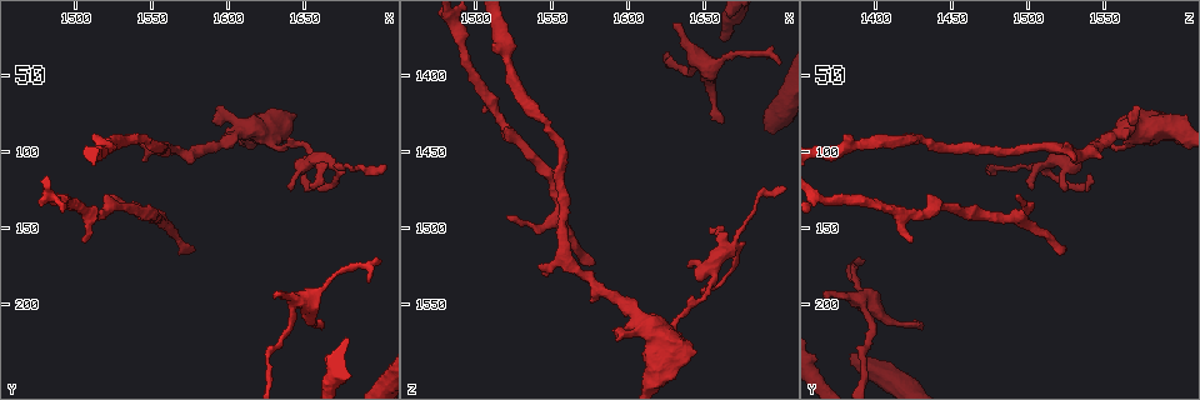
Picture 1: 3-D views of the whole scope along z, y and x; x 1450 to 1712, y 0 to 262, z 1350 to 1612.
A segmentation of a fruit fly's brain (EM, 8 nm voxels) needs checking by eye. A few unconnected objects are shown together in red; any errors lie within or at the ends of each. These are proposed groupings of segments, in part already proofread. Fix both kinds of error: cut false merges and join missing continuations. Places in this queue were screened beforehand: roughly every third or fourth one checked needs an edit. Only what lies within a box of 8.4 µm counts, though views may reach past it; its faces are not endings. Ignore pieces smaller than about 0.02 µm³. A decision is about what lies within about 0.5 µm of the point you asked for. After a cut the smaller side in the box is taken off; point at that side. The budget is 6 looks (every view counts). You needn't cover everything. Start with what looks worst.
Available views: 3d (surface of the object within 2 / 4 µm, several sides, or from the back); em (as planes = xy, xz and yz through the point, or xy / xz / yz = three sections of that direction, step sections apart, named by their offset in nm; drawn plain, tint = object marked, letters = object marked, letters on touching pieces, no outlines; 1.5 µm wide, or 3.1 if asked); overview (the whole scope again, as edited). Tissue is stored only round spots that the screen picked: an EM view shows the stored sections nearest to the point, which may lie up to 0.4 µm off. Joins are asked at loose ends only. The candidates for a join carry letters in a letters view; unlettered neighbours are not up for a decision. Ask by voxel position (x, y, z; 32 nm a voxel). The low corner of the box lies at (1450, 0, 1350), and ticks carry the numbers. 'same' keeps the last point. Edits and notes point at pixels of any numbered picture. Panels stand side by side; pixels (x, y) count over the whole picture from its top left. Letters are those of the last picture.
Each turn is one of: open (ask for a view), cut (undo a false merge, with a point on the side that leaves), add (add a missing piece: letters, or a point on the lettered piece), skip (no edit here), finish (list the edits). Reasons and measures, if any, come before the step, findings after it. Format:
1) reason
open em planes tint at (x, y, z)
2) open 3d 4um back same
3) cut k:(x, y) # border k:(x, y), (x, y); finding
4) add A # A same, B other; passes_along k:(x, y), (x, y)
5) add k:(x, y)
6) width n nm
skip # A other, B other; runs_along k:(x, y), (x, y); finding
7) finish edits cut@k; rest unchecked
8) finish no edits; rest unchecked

thin end
open 3d 4um back at (1642, 126, 1526)

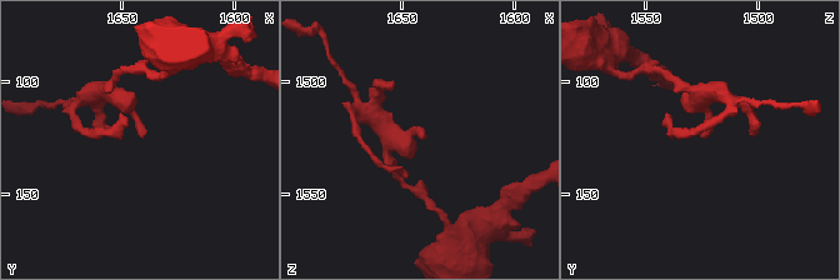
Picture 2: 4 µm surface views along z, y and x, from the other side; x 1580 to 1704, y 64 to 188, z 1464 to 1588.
shape alone is not enough
open em planes letters at (1642, 125, 1525)

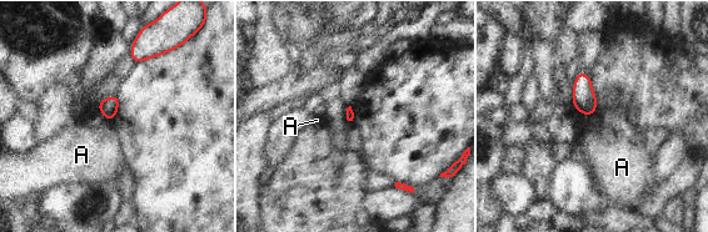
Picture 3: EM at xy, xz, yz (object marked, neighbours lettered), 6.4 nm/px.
skip # A other; border 3:(106, 120), (111, 121); no lettered piece goes on from it

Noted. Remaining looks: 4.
thin end
open em planes letters at (1522, 130, 1492)

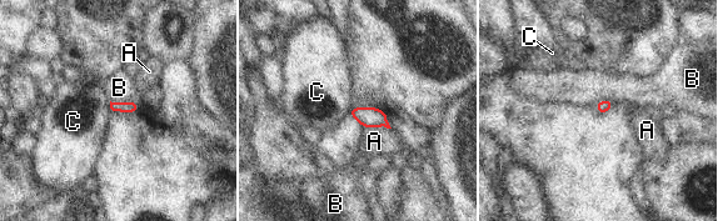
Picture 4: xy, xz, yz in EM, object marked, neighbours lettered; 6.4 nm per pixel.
skip # A other, B other, C other; border 4:(110, 100), (134, 101); none of them fits

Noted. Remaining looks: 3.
thick end
open em planes letters at (1594, 70, 1570)

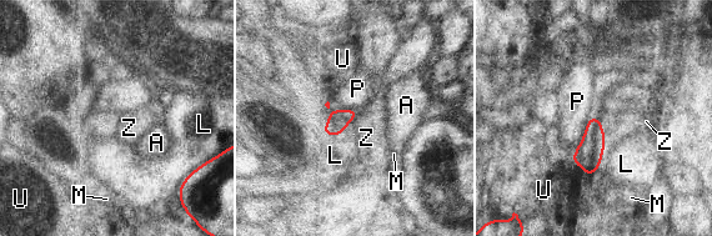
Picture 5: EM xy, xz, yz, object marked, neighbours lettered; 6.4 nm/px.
longest_contact P 320 nm
skip # A other, L other, M other, P other, U other, Z other; no lettered piece goes on from it

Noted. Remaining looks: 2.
finish no edits; rest unchecked

